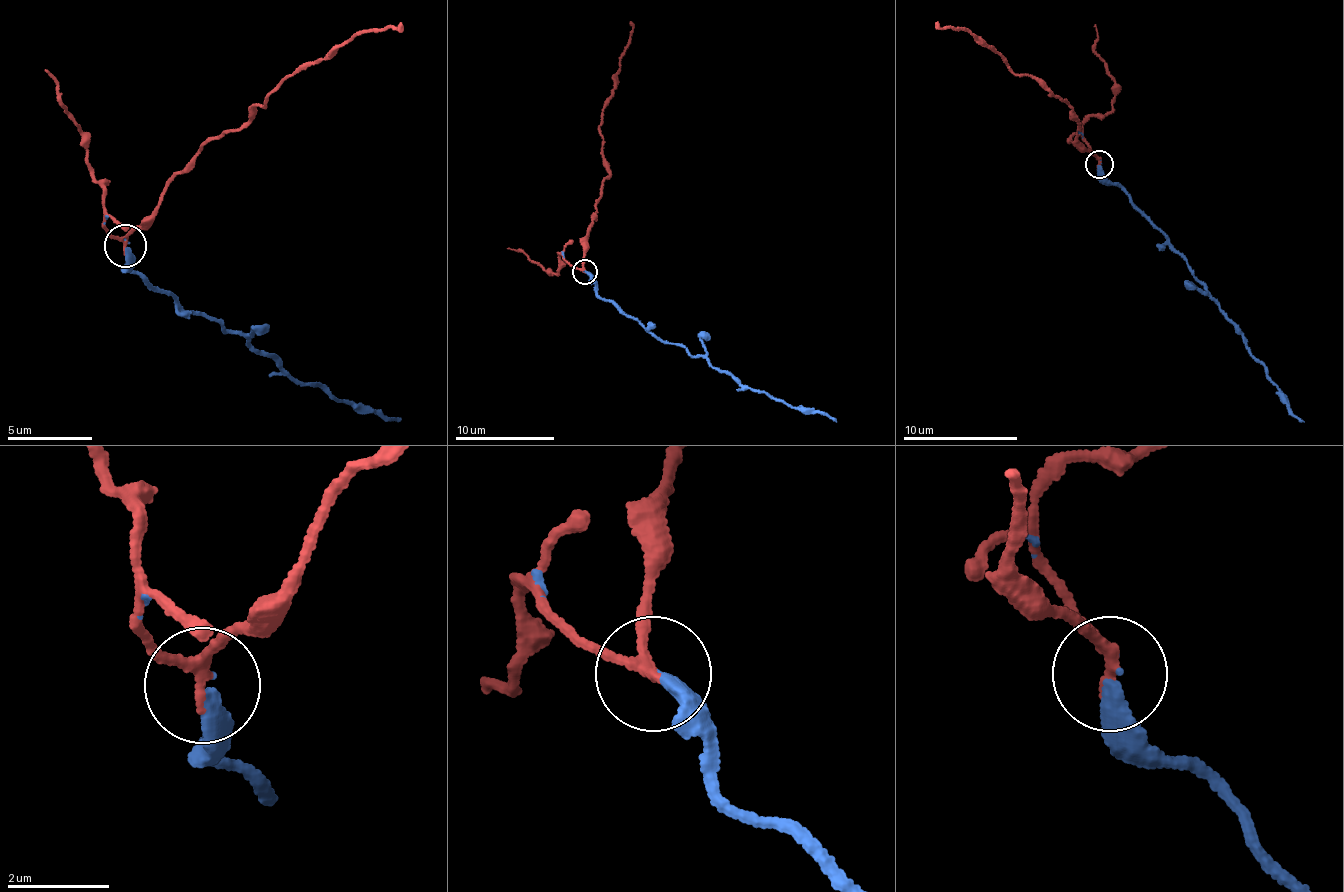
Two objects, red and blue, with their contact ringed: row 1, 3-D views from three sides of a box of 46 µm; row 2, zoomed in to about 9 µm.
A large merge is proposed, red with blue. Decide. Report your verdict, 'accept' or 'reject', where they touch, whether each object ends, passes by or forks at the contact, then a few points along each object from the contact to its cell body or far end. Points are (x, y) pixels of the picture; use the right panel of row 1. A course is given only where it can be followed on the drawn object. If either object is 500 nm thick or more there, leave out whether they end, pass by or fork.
accept; place (1099, 164); red passes by; blue ends; course red (1099, 164), (1076, 138), (1078, 124), (1065, 101), (1010, 68), (999, 54), (963, 29), (942, 29), (937, 21); course blue (1099, 164), (1179, 252), (1276, 386), (1283, 402), (1303, 421)

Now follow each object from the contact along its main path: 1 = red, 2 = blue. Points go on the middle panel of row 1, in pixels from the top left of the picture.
1: (584, 272), (581, 261), (587, 231), (609, 172), (599, 132), (601, 113), (633, 29), (631, 21)
2: (584, 272), (598, 294), (659, 340), (702, 356), (758, 392), (793, 407), (814, 407), (836, 421)

